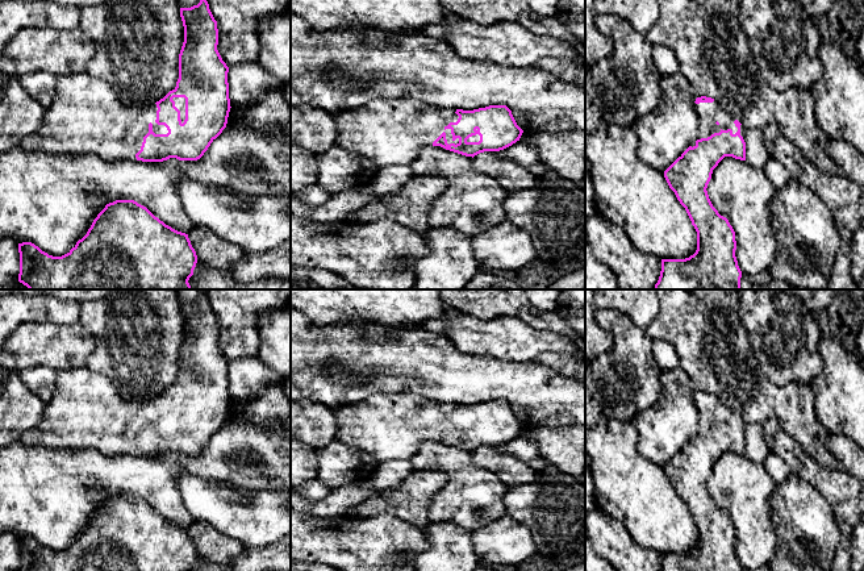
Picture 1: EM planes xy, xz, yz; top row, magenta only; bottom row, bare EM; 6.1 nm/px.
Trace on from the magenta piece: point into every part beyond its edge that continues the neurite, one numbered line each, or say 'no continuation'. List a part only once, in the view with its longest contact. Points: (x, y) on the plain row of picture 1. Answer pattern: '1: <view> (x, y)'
1: xy (86, 411)

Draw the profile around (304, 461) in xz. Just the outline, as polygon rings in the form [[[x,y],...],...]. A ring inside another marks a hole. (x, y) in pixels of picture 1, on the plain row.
[[[291,437],[291,488],[318,479],[318,450]]]

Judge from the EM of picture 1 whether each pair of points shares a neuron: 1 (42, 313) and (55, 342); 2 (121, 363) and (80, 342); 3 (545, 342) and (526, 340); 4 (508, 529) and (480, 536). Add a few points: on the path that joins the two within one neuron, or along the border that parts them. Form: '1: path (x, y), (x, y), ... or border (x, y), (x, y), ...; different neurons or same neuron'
1: border (78, 321), (70, 324), (24, 322), (16, 329); different neurons
2: border (79, 321), (95, 340), (95, 349), (87, 365); different neurons
3: path (541, 341), (530, 341); same neuron
4: path (501, 536), (487, 536); same neuron

